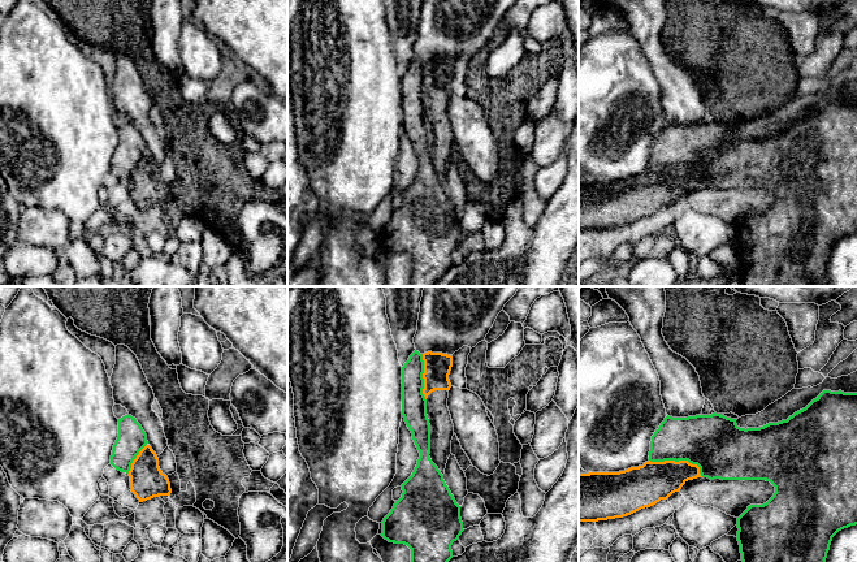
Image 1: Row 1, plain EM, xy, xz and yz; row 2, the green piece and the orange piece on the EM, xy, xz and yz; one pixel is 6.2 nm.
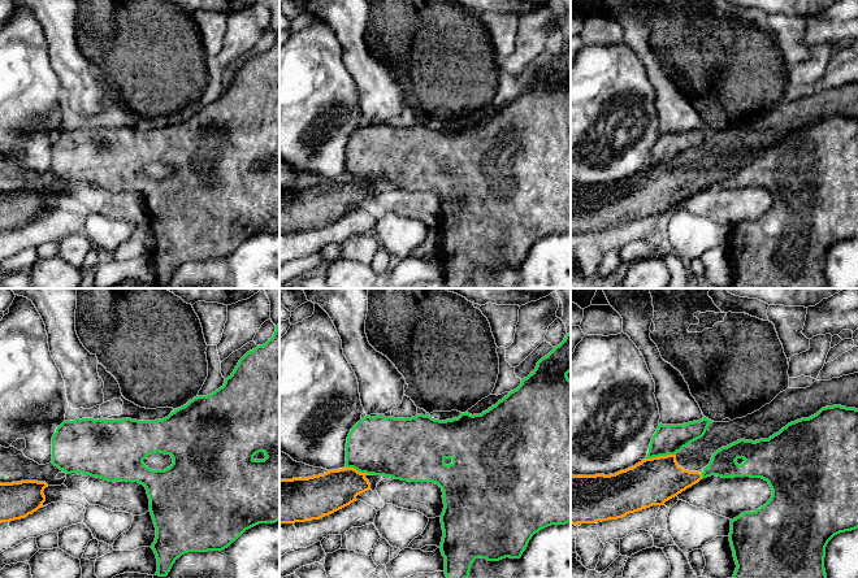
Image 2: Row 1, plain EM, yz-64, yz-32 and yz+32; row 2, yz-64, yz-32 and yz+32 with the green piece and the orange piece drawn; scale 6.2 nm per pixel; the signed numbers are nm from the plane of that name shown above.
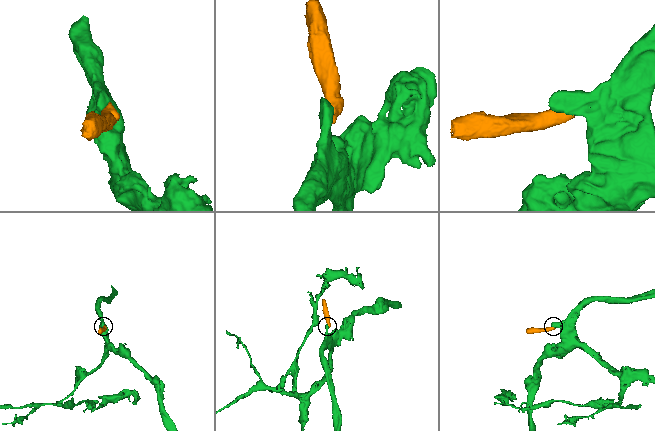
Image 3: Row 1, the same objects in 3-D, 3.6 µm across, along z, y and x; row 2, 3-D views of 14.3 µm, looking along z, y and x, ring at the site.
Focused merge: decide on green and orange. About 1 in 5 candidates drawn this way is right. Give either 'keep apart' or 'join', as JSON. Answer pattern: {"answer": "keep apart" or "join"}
{"answer": "keep apart"}

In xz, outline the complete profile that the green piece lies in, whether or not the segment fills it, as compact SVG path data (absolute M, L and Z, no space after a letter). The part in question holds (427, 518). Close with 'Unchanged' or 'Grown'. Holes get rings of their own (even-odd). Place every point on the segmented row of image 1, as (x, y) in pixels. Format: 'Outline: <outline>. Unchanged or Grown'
Outline: M415 350L402 367L402 415L420 457L412 475L402 484L402 497L395 501L390 513L381 522L381 536L389 542L407 545L411 549L411 562L449 562L453 558L451 545L459 540L464 529L460 506L446 485L443 475L429 457L430 424L427 415L427 399L423 394L423 373L423 354Z. Unchanged

